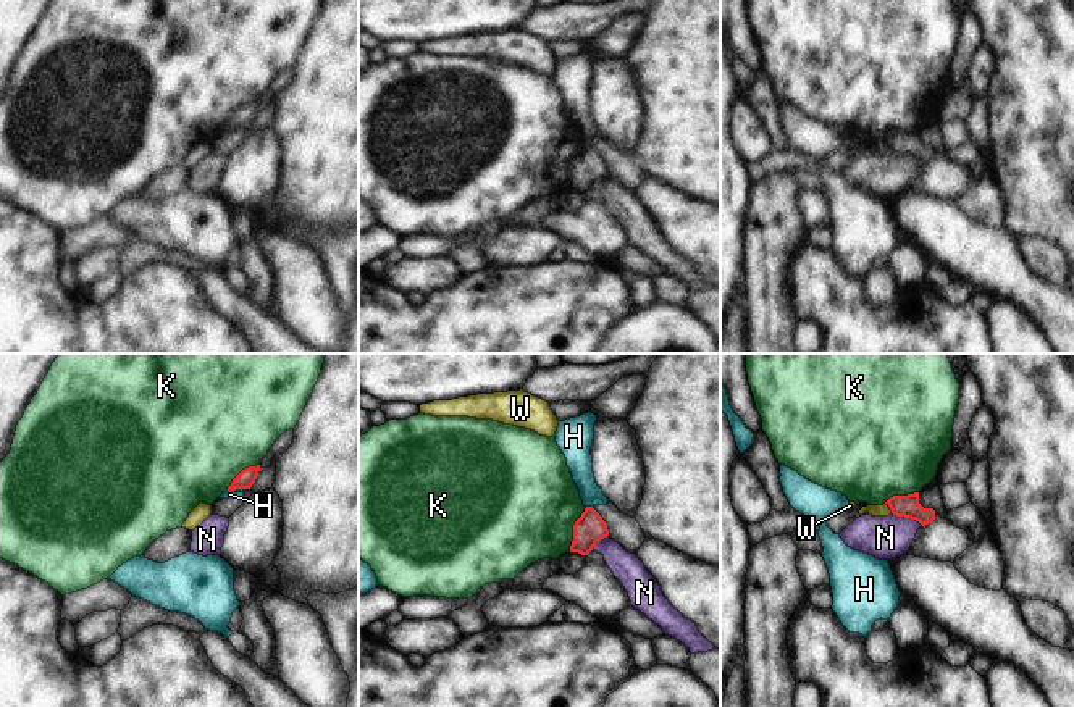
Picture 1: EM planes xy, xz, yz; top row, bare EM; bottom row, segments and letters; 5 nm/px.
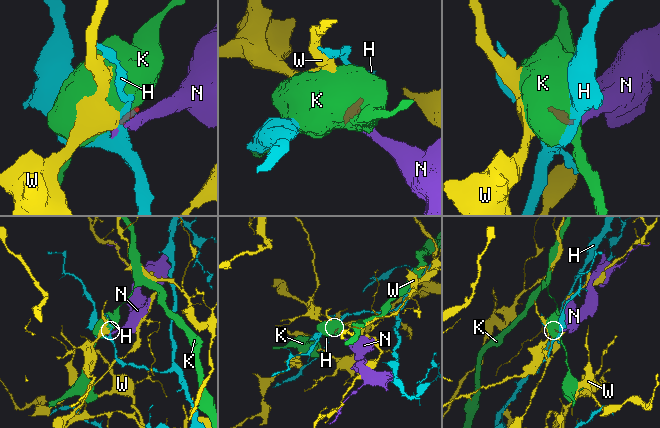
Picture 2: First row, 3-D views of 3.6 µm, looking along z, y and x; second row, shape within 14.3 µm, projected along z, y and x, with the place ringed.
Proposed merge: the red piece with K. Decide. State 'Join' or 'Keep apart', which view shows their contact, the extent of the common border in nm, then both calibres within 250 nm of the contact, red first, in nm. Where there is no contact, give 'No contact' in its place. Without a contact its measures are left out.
Keep apart. Touches red in xz. Shared border 240 nm. Thickness 150 nm (red) against 480 nm.

